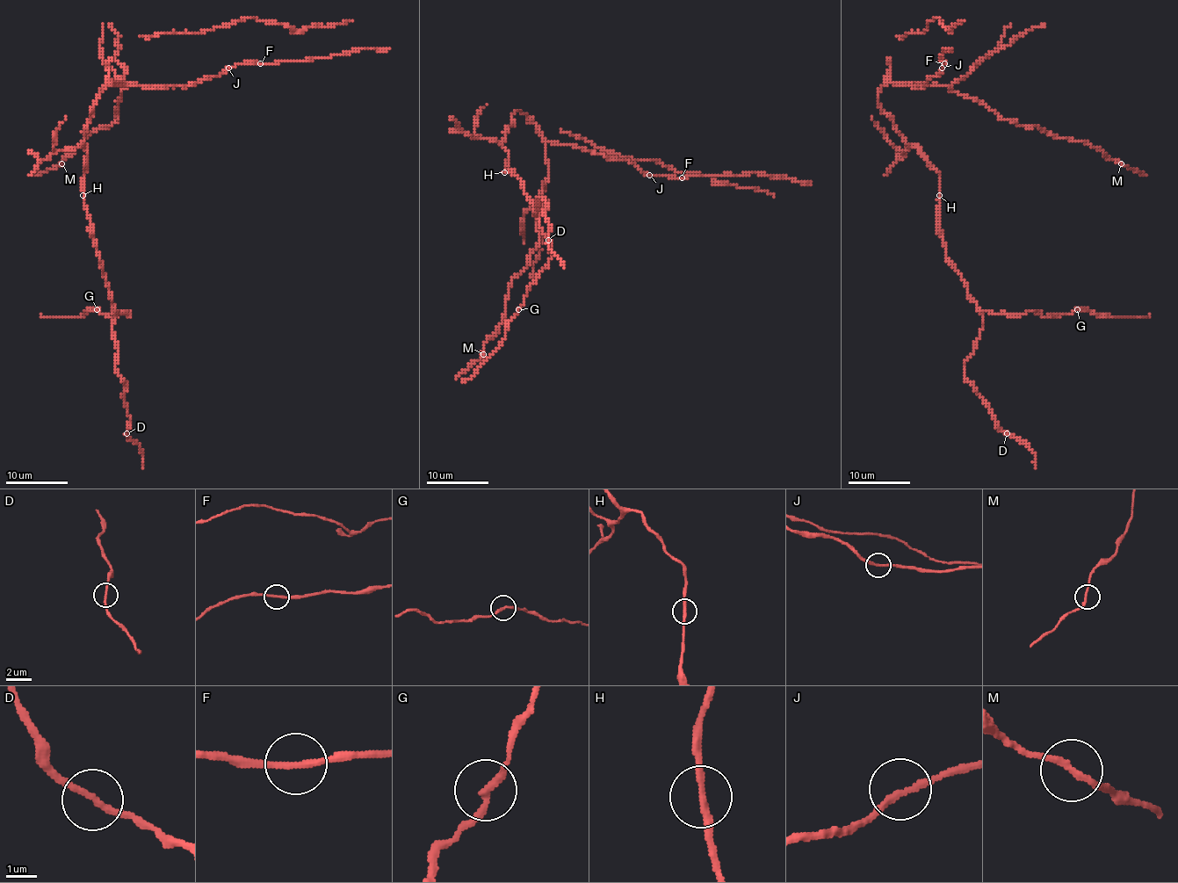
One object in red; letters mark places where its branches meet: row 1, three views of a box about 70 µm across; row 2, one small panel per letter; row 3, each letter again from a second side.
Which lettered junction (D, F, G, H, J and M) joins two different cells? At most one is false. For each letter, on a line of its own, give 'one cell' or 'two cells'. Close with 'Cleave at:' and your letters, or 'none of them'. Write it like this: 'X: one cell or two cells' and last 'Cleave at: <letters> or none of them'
D: one cell
F: one cell
G: one cell
H: one cell
J: one cell
M: one cell
Cleave at: none of them

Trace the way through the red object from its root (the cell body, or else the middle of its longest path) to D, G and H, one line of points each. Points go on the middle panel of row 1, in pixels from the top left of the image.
D: (516, 113), (503, 141), (504, 171), (512, 170), (523, 183), (534, 216), (537, 198), (545, 201), (548, 240)
G: (516, 113), (503, 141), (504, 171), (512, 170), (523, 183), (551, 242), (551, 259), (518, 309)
H: (516, 113), (503, 141), (508, 150), (504, 171)

